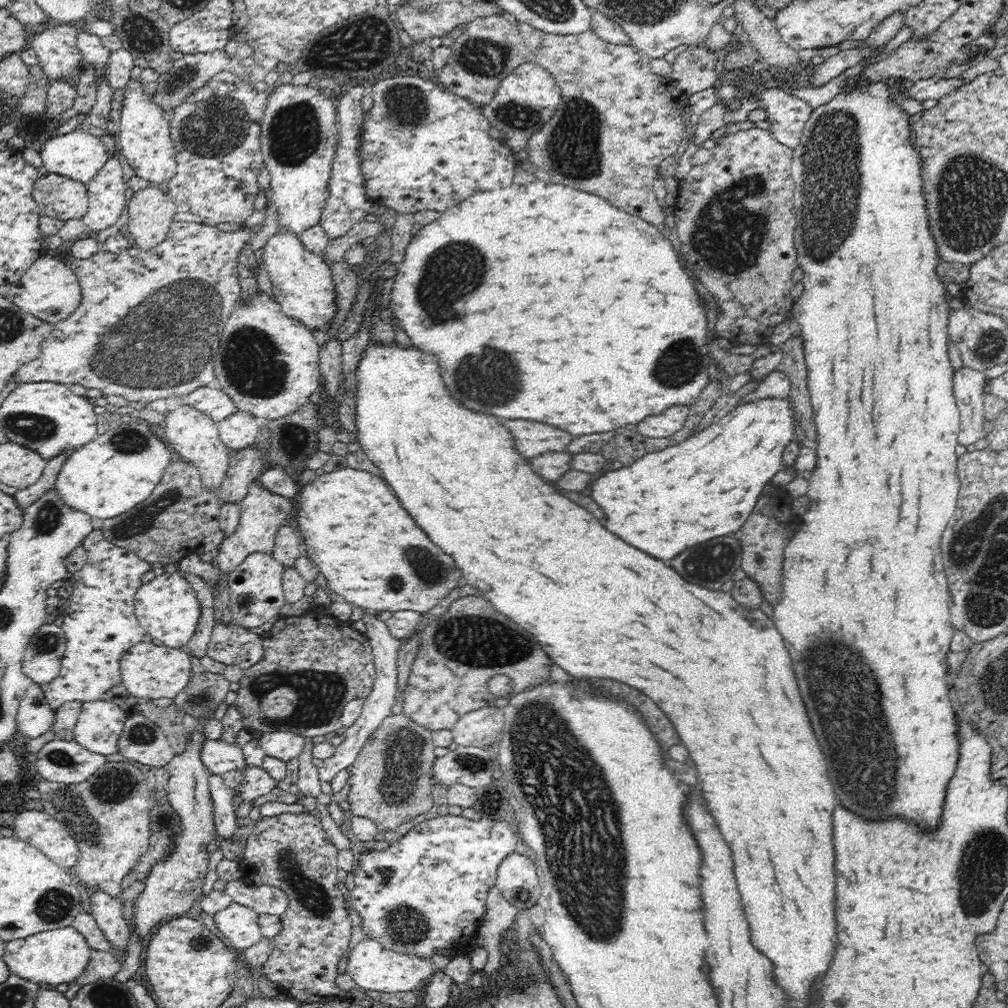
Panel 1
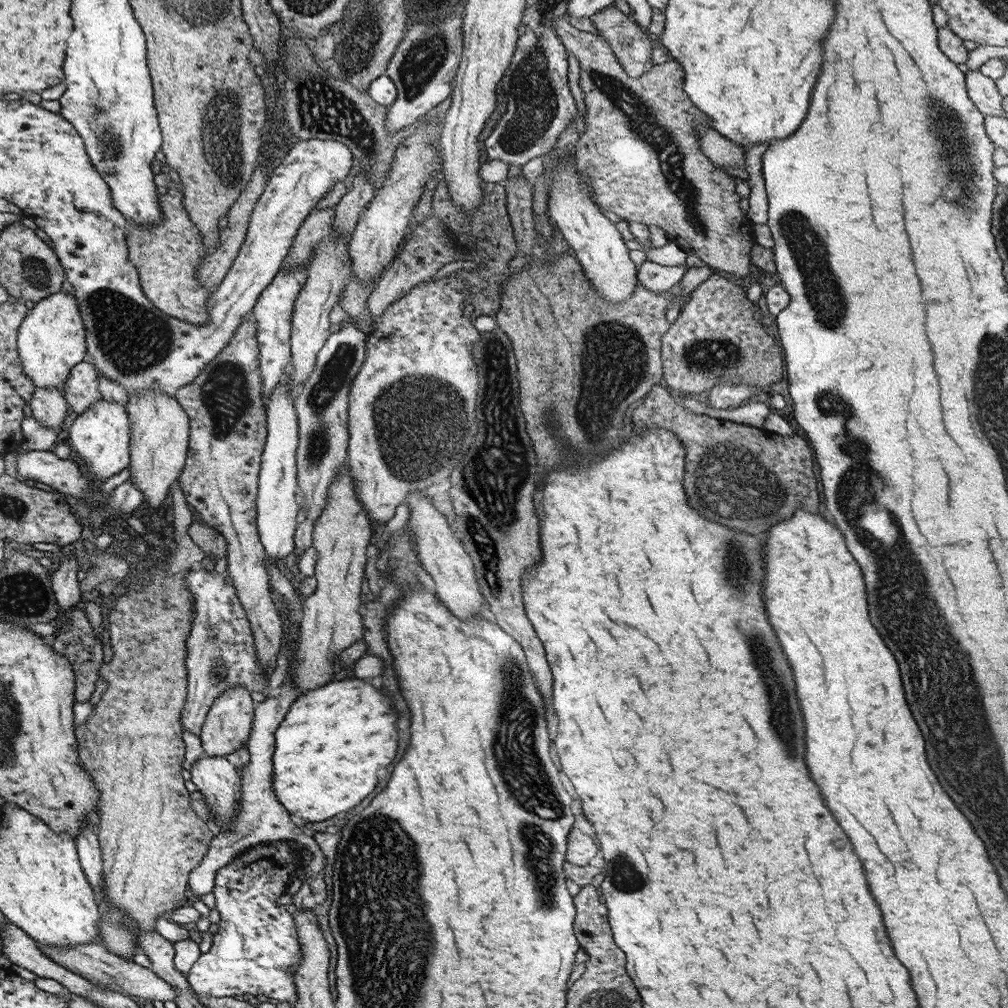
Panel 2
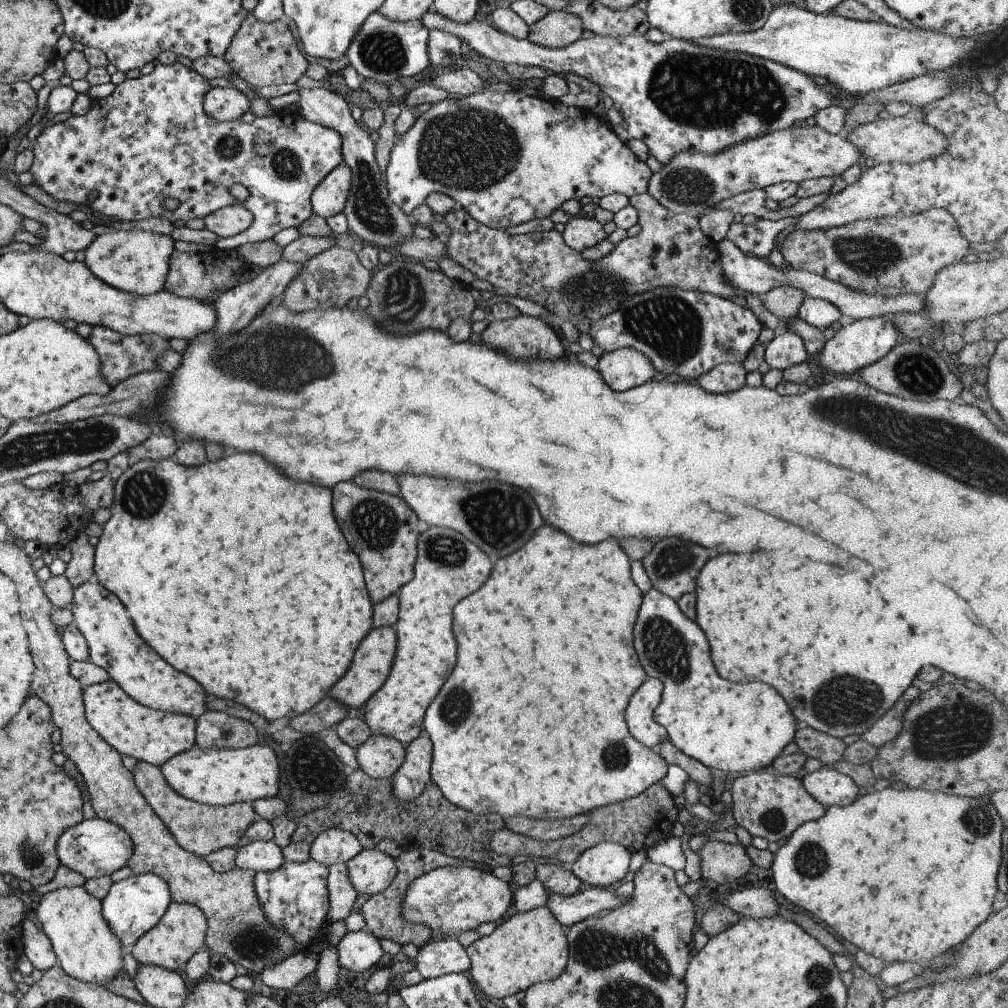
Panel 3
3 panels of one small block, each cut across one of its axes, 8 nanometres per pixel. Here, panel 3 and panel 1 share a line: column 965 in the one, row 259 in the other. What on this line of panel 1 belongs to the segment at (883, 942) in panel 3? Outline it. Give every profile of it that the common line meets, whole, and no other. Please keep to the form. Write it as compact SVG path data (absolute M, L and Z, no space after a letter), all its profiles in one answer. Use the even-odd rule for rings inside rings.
M847 81L838 96L832 99L829 104L820 106L813 110L813 114L810 115L809 120L804 126L803 135L800 140L800 144L794 148L793 162L791 166L791 175L795 182L795 192L793 194L794 208L797 216L797 227L794 232L794 244L798 252L797 261L800 262L799 267L804 270L804 277L802 283L804 285L804 291L794 301L790 314L798 322L800 328L801 338L803 340L803 353L804 360L807 366L807 379L808 390L810 393L811 403L813 406L814 422L816 423L817 430L817 442L815 449L817 450L817 463L813 470L812 477L809 479L809 492L807 496L809 498L808 508L809 511L805 512L805 515L801 515L801 523L794 532L796 536L790 540L790 544L786 546L784 550L783 560L783 580L782 580L782 598L780 602L776 604L774 608L774 626L778 628L778 632L782 634L784 638L784 644L786 644L786 650L790 652L792 656L792 664L794 664L794 672L796 672L796 678L800 682L800 688L802 688L802 698L806 702L806 708L808 708L808 714L810 714L810 720L812 720L812 726L818 734L818 740L822 744L822 750L824 750L824 756L826 756L826 762L828 762L828 770L830 770L830 780L834 784L834 790L840 798L840 804L846 806L848 812L854 812L858 818L864 818L864 820L874 820L874 822L882 822L882 820L892 820L892 818L902 818L906 822L916 822L914 826L920 830L920 832L932 832L940 826L942 822L942 814L944 814L944 800L947 794L948 783L955 775L956 768L958 766L958 760L960 758L960 741L958 741L958 721L954 712L952 712L952 704L950 704L950 692L948 692L948 684L946 684L946 674L948 674L948 664L946 664L946 658L948 658L948 652L950 652L950 640L954 636L953 626L950 626L950 618L948 618L949 608L949 589L946 590L946 574L942 568L942 560L940 560L940 540L942 540L942 534L944 534L944 528L948 526L948 520L952 520L954 516L954 510L956 510L956 500L958 498L960 483L957 472L957 460L956 446L958 446L957 438L959 433L960 415L955 403L955 396L953 395L953 370L952 362L948 357L946 351L947 336L947 320L949 317L950 307L954 309L960 308L961 301L956 299L948 299L948 295L945 293L945 284L937 277L935 273L936 265L940 262L938 258L938 251L936 251L936 245L930 229L928 226L928 217L926 210L924 210L924 197L922 196L922 181L920 176L919 156L915 151L913 144L909 142L909 128L906 125L908 115L904 114L899 108L896 102L896 98L893 98L893 94L890 94L890 88L888 82L874 82L874 84L866 84L866 86L858 86L856 90L849 90L847 88Z

